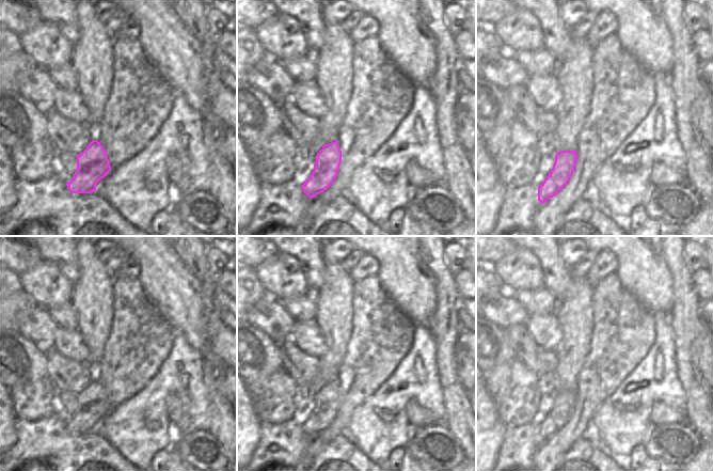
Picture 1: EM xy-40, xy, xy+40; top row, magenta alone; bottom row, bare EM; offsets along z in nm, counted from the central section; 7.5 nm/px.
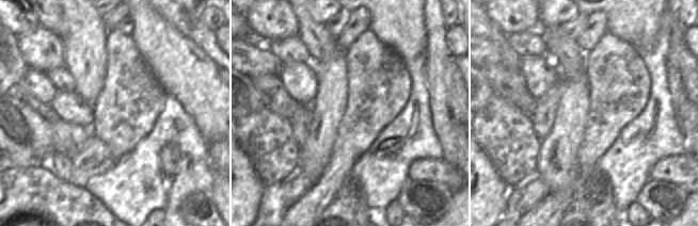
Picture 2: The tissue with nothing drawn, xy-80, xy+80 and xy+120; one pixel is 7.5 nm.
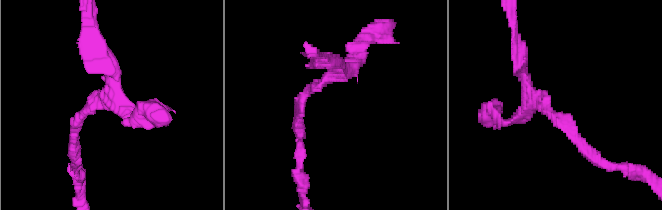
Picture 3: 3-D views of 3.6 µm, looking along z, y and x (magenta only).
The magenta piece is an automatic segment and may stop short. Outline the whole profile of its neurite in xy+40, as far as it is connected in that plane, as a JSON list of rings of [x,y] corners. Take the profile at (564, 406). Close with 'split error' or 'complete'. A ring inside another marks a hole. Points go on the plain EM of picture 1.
[[[560,390],[556,393],[553,408],[538,426],[538,440],[541,443],[556,435],[568,423],[577,398],[576,390]]]; complete

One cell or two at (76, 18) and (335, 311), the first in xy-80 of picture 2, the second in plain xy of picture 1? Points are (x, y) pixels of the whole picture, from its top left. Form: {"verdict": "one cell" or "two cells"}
{"verdict": "one cell"}

